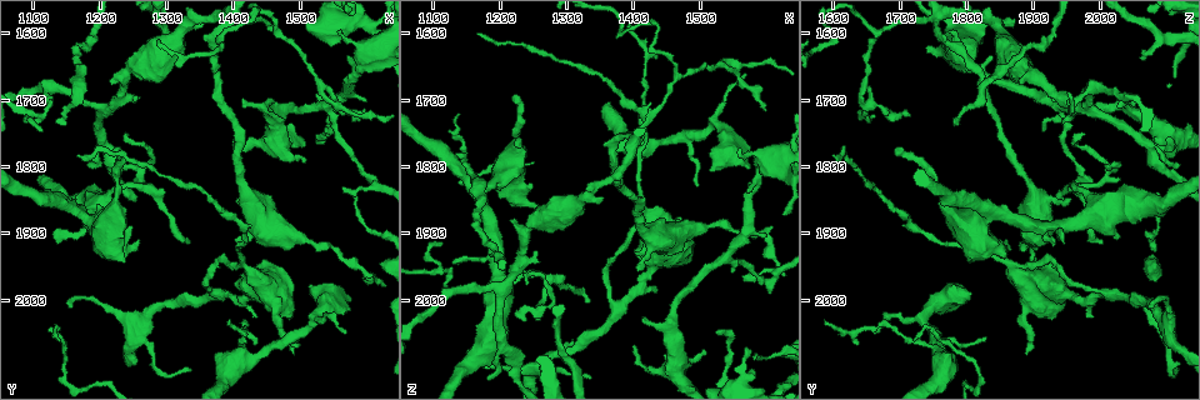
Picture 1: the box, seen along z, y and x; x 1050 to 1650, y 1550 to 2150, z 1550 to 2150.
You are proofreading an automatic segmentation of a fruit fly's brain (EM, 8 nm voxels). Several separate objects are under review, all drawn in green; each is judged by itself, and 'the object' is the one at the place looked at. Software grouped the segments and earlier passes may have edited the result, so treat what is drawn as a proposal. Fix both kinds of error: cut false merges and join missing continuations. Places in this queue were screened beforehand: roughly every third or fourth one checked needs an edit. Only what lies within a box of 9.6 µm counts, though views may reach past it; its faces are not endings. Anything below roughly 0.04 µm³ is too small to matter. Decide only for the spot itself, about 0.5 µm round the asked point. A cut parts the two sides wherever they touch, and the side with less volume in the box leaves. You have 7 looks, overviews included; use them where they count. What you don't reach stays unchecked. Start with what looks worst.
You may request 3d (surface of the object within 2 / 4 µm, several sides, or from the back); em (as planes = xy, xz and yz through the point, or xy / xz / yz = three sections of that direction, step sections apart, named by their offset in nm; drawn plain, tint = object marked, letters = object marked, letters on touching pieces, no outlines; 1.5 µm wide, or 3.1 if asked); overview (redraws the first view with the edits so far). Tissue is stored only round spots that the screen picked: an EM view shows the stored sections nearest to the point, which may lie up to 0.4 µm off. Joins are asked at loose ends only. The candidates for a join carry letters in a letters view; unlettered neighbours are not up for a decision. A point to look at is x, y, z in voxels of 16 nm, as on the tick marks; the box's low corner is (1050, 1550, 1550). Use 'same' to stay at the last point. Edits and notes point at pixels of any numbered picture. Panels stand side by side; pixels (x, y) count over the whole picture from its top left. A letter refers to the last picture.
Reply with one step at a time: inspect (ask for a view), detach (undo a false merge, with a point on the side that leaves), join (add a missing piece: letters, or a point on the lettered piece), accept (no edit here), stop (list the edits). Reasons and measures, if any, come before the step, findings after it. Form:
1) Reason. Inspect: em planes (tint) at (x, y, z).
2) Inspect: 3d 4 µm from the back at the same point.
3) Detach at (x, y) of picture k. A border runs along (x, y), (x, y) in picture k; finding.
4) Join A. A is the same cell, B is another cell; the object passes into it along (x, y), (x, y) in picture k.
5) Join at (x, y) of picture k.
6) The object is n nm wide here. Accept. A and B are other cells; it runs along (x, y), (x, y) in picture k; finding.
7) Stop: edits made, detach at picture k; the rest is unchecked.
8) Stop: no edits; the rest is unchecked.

Branch stops here. Inspect: em planes (letters) at (1190, 1790, 2100).

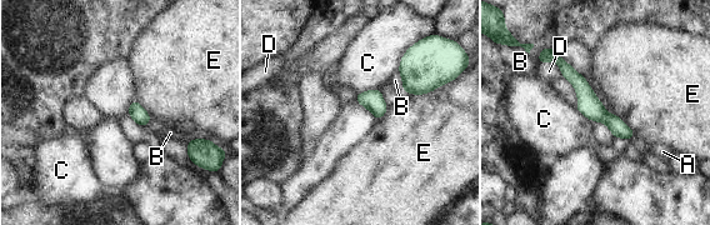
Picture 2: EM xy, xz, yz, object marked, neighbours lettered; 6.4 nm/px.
Accept. A, B, C, D and E are other cells; a border runs along (415, 43), (403, 55), (398, 68) in picture 2; no lettered piece goes on from it.

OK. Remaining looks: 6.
Free end. Inspect: em planes (plain) at (1570, 1635, 1835).

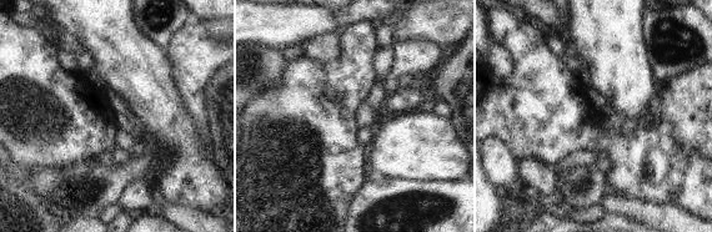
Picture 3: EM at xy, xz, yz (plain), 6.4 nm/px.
What lies round it. Inspect: em planes (letters) at the same point.

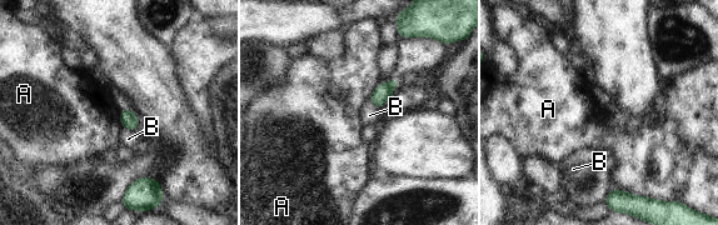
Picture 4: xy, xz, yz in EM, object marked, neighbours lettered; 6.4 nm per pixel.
The longest contact is with A, 130 nm. Accept. A and B are other cells; none of them fits.

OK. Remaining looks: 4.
Free end. Inspect: em yz step 8 (tint) at (1160, 2015, 2075).

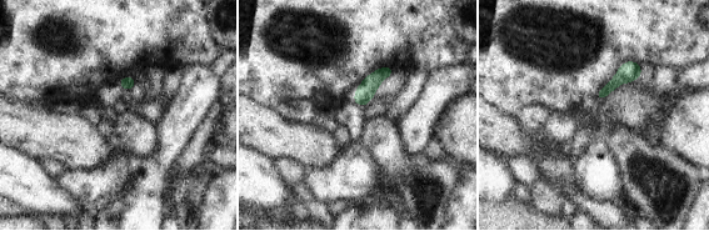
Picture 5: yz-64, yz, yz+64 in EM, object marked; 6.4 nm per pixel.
Inspect: em planes (letters) at the same point.

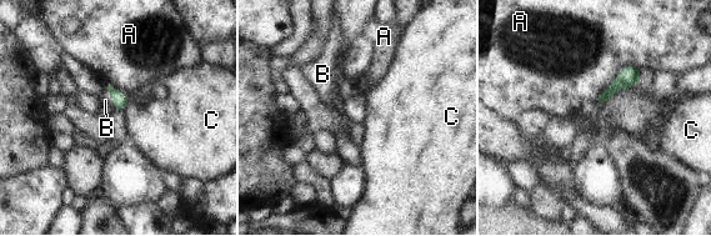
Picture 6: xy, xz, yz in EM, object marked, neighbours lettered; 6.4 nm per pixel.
Join B. B is the same cell, A and C are other cells; the object passes into it along (120, 100), (111, 96), (105, 100) in picture 6; the neuron continues.

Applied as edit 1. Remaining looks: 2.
Stop: edits made, join at picture 6; the rest is unchecked.

